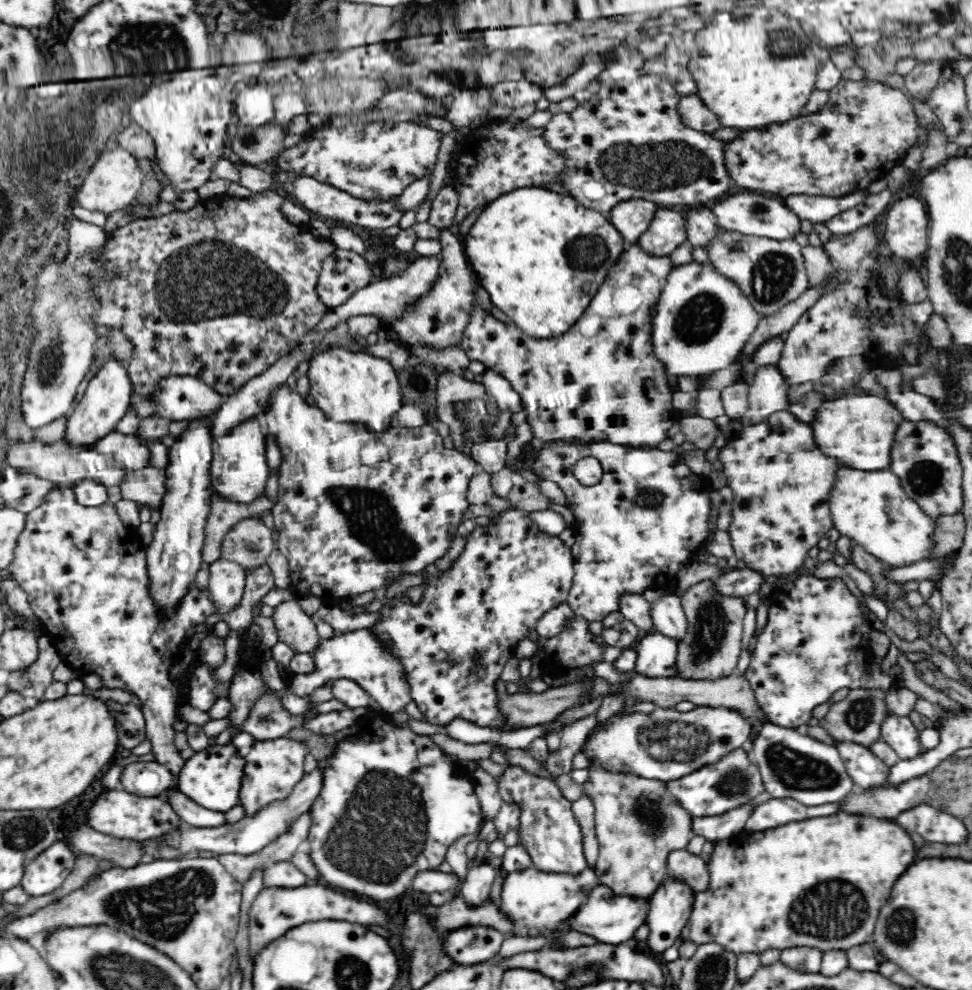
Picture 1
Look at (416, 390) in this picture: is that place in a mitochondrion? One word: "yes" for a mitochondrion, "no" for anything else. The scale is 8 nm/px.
yes

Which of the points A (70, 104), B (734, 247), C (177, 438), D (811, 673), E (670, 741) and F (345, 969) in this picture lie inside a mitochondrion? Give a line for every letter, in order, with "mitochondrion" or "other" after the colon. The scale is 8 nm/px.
A: mitochondrion
B: mitochondrion
C: other
D: mitochondrion
E: mitochondrion
F: mitochondrion

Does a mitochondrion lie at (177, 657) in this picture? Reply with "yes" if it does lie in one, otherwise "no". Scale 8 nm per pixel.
no

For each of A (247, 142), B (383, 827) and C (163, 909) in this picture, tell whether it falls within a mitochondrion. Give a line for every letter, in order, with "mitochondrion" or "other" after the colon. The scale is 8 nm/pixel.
A: mitochondrion
B: mitochondrion
C: mitochondrion

